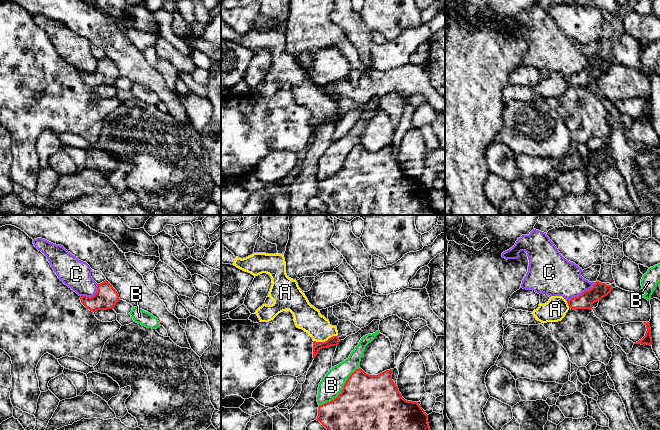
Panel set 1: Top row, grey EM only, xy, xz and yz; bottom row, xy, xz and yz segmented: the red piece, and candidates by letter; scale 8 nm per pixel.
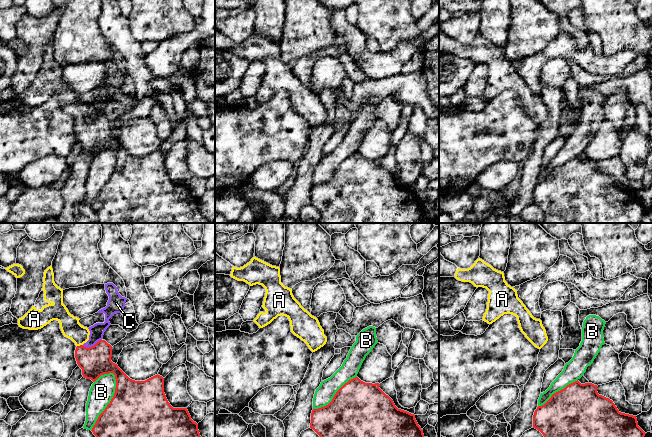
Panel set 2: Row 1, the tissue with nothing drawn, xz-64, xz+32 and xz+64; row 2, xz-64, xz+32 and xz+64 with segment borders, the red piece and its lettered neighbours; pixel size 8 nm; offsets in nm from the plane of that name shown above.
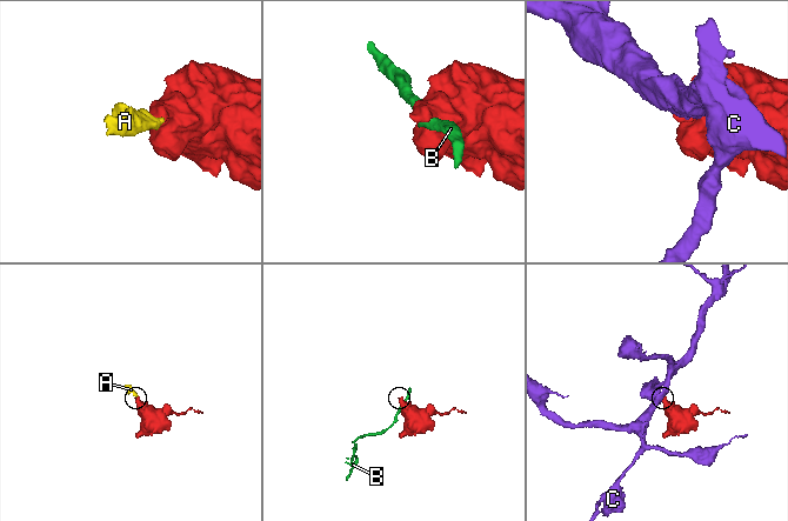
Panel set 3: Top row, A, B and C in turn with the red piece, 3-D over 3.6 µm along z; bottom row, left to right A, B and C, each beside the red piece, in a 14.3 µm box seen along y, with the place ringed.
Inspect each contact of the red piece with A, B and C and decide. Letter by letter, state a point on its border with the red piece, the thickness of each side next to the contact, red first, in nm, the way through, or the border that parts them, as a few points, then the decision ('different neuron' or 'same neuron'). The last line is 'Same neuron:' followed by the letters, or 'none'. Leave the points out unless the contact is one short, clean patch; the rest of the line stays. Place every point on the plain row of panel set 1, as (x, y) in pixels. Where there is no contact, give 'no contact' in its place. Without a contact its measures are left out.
A: xz (325, 117) | 80/200 nm | across xz (333, 117), (325, 117), (324, 111), (306, 93) | same neuron
B: xz (342, 166) | 500/180 nm | different neuron
C: yz (582, 69) | 130/320 nm | along yz (595, 58), (590, 64), (577, 72), (571, 73), (567, 77) | different neuron
Same neuron: A

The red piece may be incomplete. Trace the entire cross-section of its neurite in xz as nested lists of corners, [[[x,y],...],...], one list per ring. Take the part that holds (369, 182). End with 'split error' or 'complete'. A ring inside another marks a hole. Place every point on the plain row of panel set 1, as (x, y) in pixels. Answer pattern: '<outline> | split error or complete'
[[[356,145],[336,174],[319,181],[316,196],[327,205],[326,215],[445,215],[431,208],[428,191],[418,178],[402,173],[392,156],[393,146],[369,151]]] | complete

